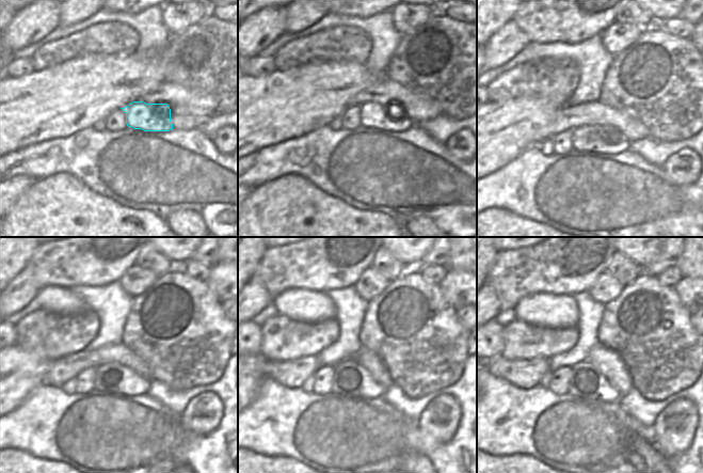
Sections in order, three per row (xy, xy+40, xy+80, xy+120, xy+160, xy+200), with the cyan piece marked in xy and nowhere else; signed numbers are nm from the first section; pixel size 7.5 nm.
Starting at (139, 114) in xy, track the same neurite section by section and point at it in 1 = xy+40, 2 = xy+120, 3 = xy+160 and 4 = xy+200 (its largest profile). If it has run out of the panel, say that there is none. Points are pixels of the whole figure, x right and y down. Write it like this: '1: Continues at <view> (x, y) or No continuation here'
1: Continues at xy+40 (393, 116)
2: Continues at xy+120 (130, 376)
3: Continues at xy+160 (350, 378)
4: Continues at xy+200 (587, 381)

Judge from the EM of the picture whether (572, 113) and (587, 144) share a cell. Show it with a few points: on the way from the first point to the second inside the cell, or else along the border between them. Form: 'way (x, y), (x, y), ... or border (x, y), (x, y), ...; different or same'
border (594, 107), (596, 123), (574, 129); different

